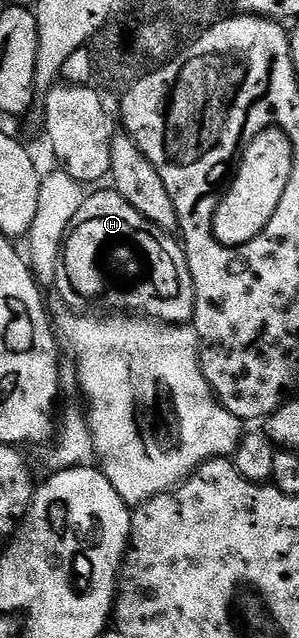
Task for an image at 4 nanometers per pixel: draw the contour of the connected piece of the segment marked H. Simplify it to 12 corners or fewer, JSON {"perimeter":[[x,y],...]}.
{"perimeter":[[116,190],[62,242],[65,303],[193,320],[181,242]]}

